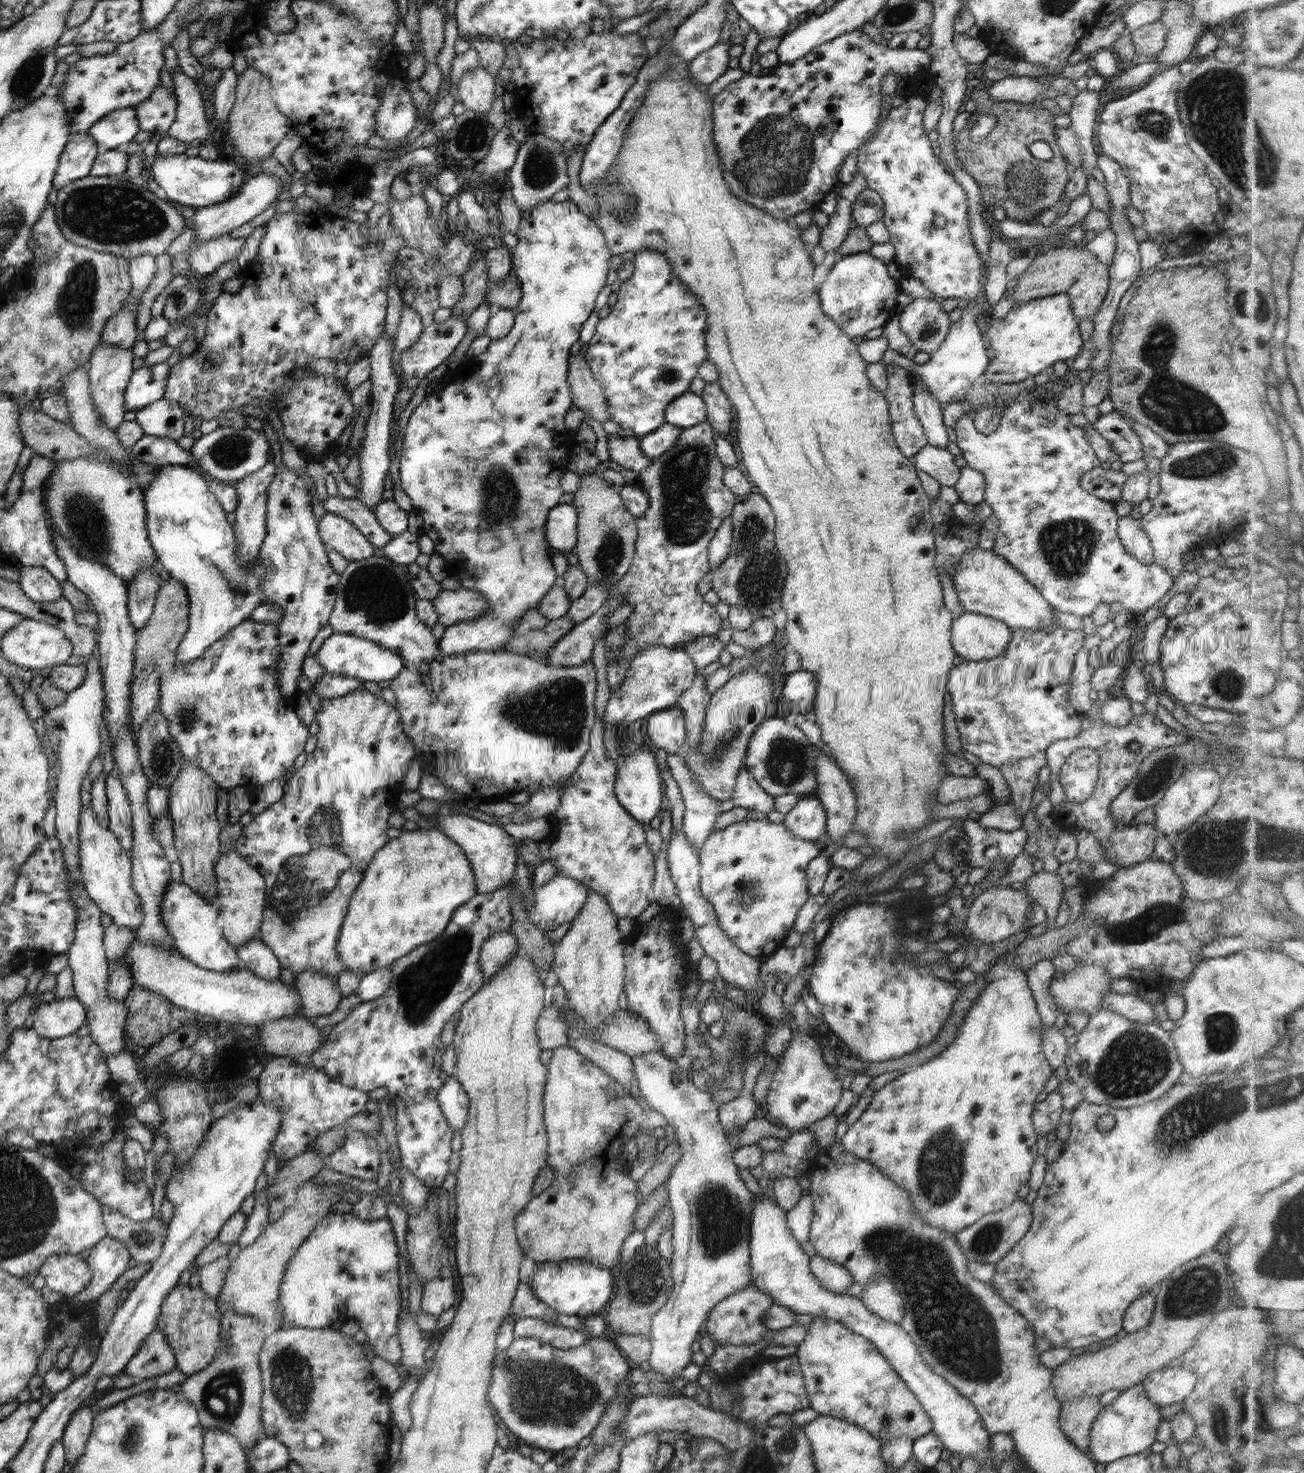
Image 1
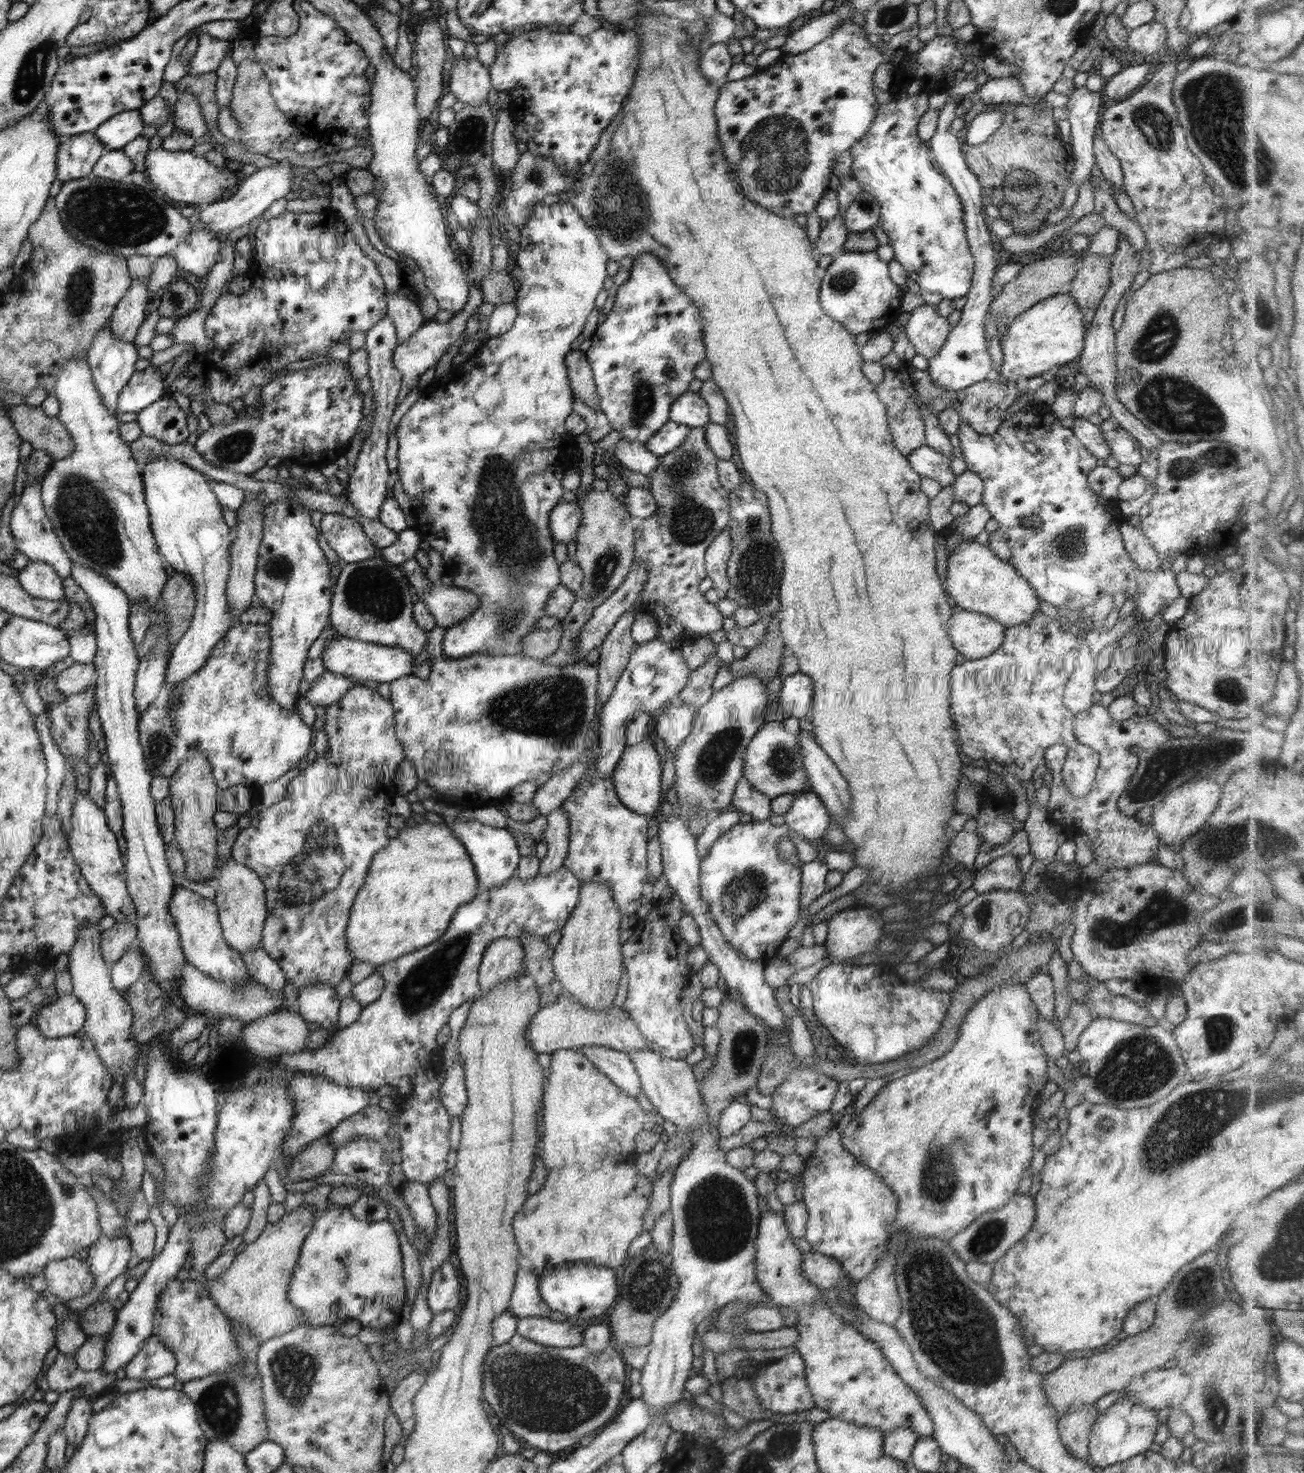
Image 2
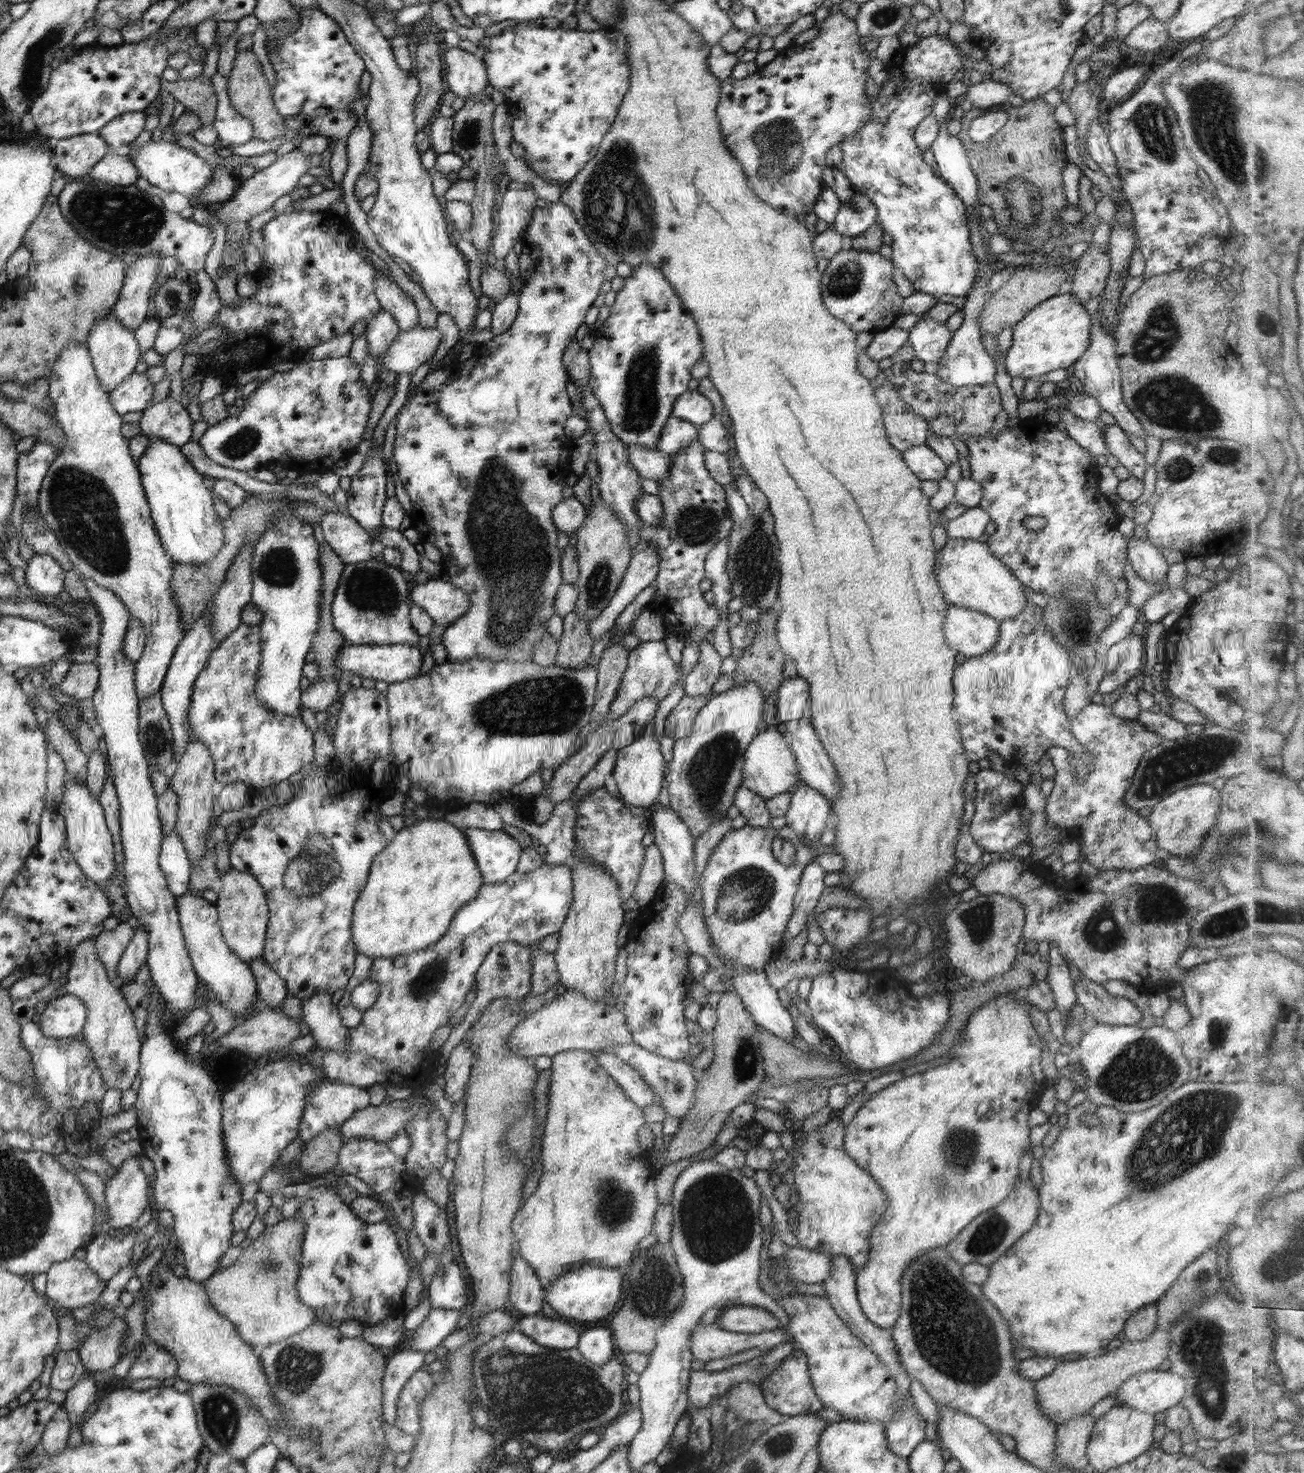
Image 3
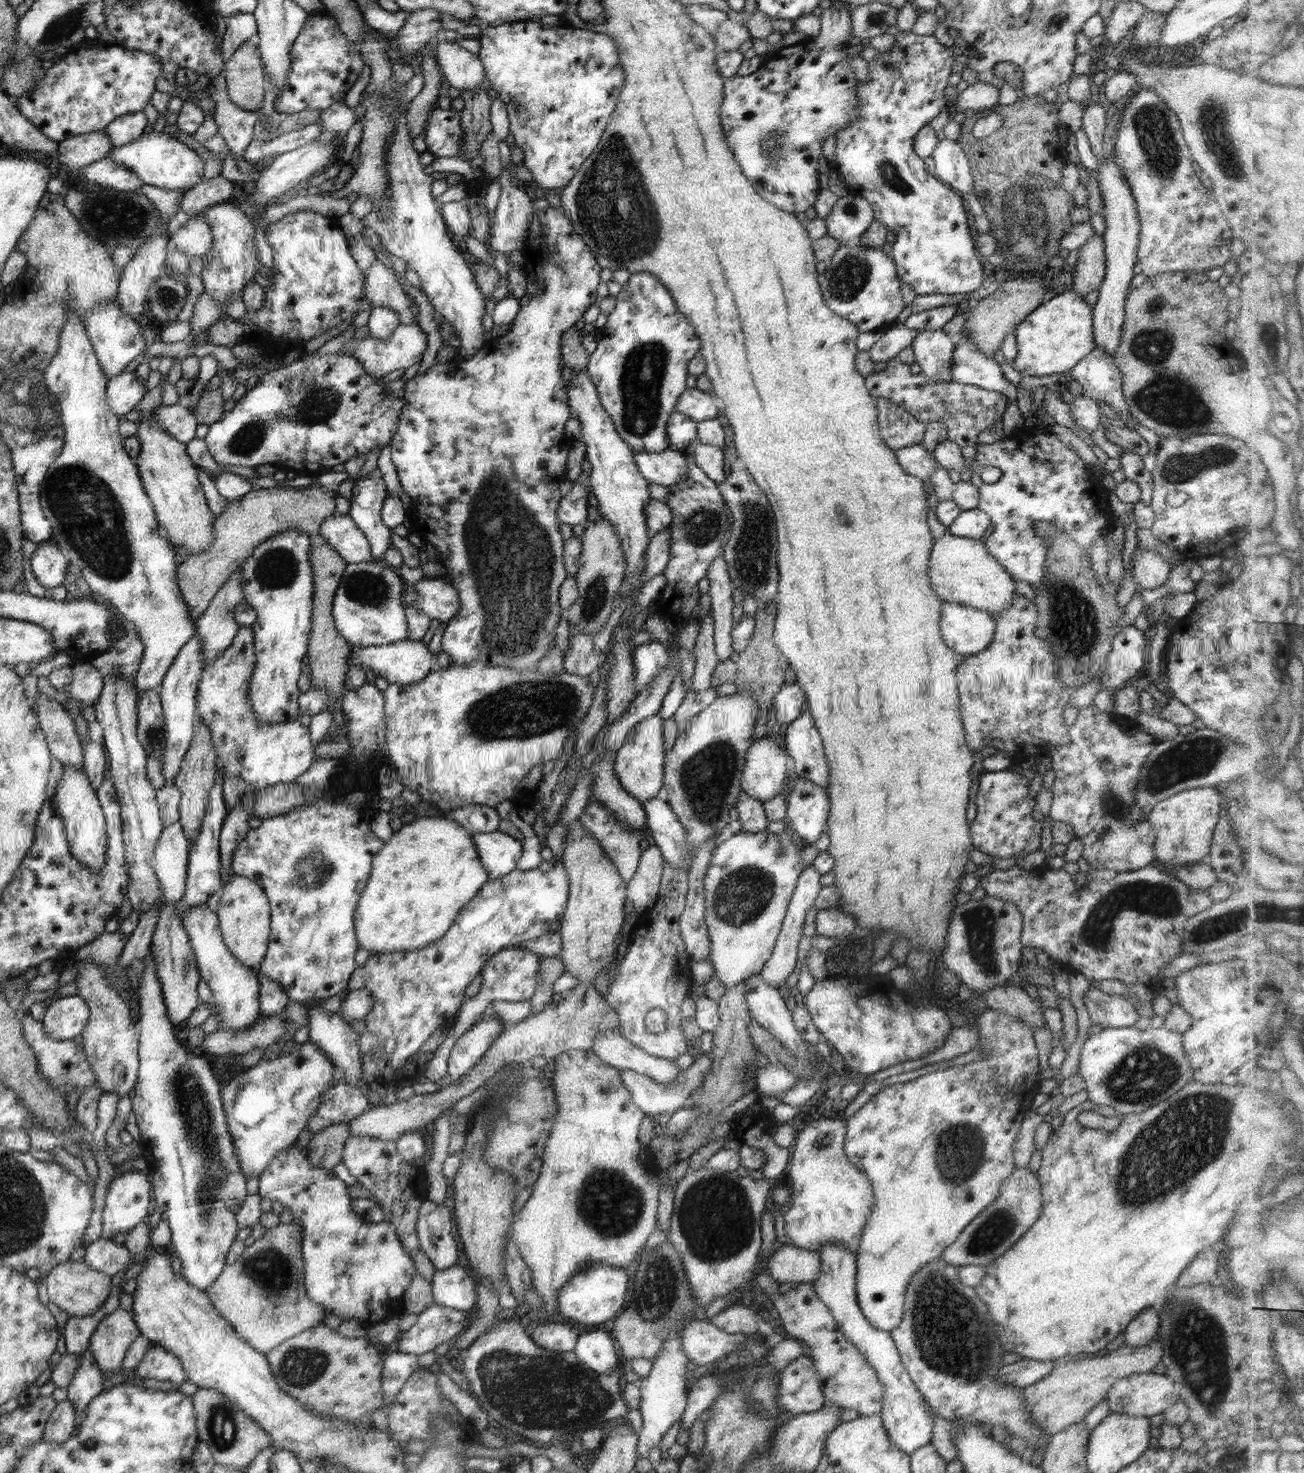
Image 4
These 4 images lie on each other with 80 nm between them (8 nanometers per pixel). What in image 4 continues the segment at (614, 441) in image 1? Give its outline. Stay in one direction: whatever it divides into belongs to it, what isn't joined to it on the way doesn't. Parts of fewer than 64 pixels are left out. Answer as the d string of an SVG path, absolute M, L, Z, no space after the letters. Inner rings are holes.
M668 448L662 452L635 452L633 457L640 474L650 483L669 487L688 472L686 451Z

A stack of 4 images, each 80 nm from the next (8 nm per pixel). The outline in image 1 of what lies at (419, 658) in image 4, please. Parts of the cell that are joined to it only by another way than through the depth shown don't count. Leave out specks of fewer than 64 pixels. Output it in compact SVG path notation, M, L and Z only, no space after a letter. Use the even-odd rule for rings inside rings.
M340 632L333 634L324 640L320 650L316 654L316 660L324 667L325 673L358 678L363 682L382 682L396 679L406 668L404 658L391 649L376 644L375 641L366 640L364 637L350 636Z

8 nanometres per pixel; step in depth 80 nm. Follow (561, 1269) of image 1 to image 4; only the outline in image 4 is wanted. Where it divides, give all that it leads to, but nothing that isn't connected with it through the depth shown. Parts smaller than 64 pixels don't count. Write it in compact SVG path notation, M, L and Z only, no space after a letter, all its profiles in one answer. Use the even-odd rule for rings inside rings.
M592 1265L583 1271L578 1271L566 1284L563 1284L557 1294L559 1313L582 1324L600 1324L614 1318L614 1314L618 1314L626 1304L627 1271L626 1268L606 1265Z

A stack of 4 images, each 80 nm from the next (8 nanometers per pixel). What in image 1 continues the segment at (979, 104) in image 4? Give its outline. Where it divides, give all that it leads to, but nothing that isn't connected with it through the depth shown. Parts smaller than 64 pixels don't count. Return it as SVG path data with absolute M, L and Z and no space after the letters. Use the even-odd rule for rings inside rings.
M1009 75L1000 81L994 81L986 90L995 101L1016 101L1029 104L1036 96L1048 92L1050 87L1039 83L1039 80L1034 77Z

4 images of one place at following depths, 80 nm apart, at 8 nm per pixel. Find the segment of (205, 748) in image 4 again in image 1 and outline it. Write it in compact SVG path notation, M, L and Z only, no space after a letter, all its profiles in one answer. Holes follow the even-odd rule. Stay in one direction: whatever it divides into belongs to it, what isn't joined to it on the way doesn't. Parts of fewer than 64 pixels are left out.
M185 761L180 773L174 778L167 800L167 814L173 822L174 845L177 850L178 860L180 860L182 866L182 882L195 889L198 894L207 898L209 902L213 901L217 892L215 862L221 855L218 836L222 832L222 824L216 818L216 784L208 774L204 773L193 762Z

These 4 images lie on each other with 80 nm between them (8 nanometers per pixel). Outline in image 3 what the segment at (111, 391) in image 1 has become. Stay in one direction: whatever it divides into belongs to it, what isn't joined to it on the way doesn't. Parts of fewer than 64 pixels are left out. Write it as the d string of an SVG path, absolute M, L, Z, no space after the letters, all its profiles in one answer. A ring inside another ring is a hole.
M113 311L106 316L101 316L93 326L93 330L88 334L86 346L94 361L95 373L99 377L100 384L103 389L110 393L120 384L125 382L134 373L134 368L140 360L141 350L138 341L135 339L134 330L126 328L124 324L119 322Z

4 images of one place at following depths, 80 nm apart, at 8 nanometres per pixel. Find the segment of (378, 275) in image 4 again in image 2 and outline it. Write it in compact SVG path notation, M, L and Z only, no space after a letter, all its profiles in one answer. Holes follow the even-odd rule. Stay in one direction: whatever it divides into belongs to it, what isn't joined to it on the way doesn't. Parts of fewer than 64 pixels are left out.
M384 292L387 296L387 315L394 323L400 342L406 342L425 322L420 308L408 296L400 293Z

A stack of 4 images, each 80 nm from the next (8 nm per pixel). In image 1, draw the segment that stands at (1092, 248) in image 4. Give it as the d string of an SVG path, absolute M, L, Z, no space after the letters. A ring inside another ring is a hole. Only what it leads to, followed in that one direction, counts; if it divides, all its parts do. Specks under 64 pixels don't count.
M1097 260L1078 275L1067 291L1070 307L1078 320L1093 319L1109 290L1109 266Z

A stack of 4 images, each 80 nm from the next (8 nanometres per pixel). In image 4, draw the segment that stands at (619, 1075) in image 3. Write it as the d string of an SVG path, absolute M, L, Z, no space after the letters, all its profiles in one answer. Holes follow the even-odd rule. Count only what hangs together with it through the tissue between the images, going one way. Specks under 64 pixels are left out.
M710 1054L696 1056L692 1065L683 1070L672 1084L658 1084L646 1076L638 1074L636 1071L619 1069L619 1074L621 1074L624 1086L630 1091L632 1102L637 1104L645 1115L650 1117L668 1115L671 1117L678 1109L680 1110L688 1104L690 1094L703 1083L705 1074L710 1070L710 1067Z

